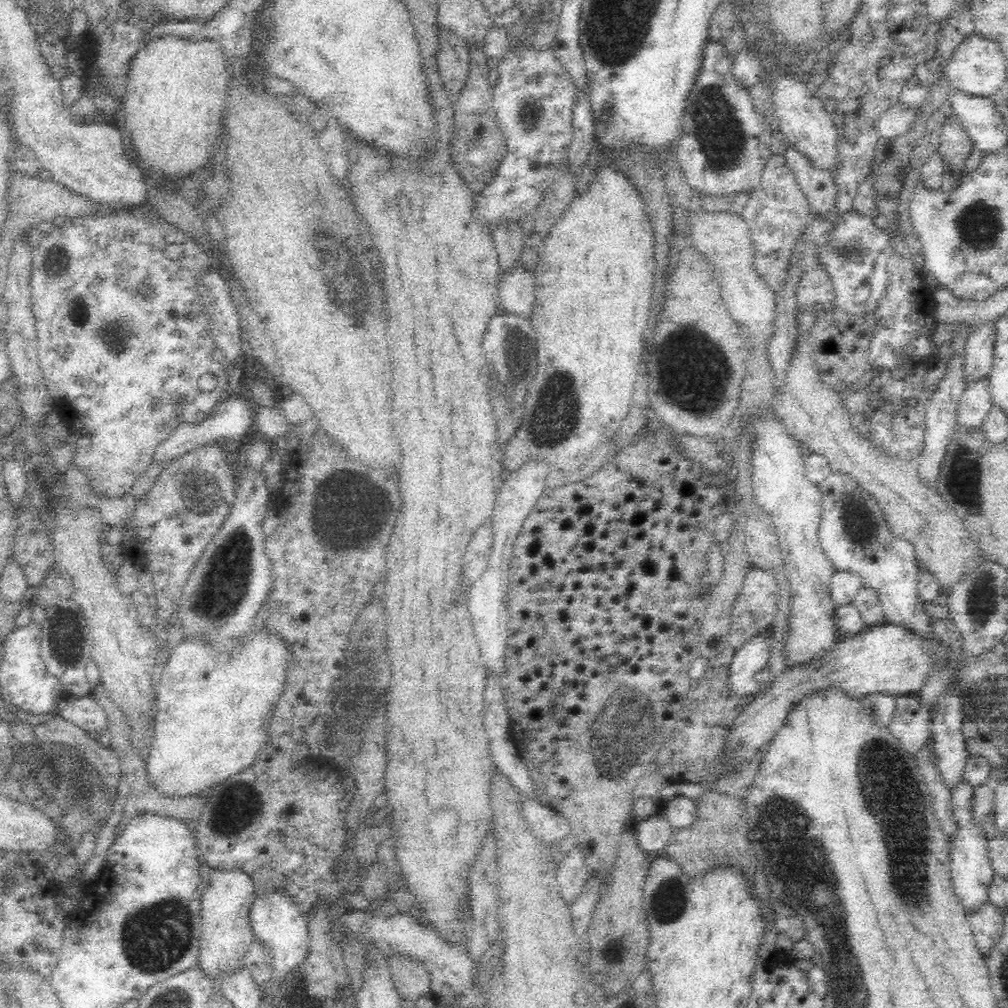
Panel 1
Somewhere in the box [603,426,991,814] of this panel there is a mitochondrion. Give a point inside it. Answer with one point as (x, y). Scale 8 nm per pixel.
(963, 477)

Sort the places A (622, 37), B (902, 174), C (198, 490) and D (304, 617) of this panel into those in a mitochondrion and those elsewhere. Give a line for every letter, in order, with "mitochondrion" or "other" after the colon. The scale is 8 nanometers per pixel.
A: mitochondrion
B: other
C: mitochondrion
D: other

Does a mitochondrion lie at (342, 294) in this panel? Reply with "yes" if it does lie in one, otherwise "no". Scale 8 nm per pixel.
yes

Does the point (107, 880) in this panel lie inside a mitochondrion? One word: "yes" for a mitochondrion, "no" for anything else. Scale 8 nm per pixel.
no

